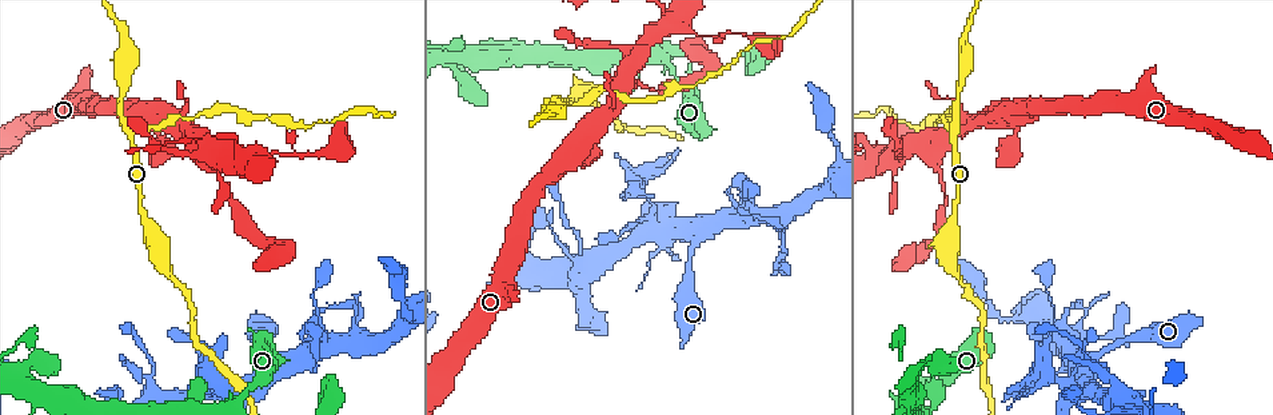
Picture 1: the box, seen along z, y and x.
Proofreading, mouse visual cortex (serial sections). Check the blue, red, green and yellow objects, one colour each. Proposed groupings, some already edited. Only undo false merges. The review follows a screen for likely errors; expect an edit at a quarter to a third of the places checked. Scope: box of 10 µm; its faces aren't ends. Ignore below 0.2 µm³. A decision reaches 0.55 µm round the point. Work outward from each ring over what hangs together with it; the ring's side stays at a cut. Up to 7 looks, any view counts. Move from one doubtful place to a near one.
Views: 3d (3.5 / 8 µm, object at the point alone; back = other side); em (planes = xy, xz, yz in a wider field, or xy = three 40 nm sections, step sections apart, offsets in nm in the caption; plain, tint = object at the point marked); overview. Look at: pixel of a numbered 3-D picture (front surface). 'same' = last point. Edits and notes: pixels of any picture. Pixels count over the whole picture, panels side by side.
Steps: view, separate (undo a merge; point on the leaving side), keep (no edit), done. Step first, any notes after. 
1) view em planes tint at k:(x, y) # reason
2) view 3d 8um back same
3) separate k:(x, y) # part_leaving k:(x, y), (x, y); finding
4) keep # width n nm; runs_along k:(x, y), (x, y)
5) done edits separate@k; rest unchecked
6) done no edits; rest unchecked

view 3d 3.5um at 1:(130, 132) # sharp bend

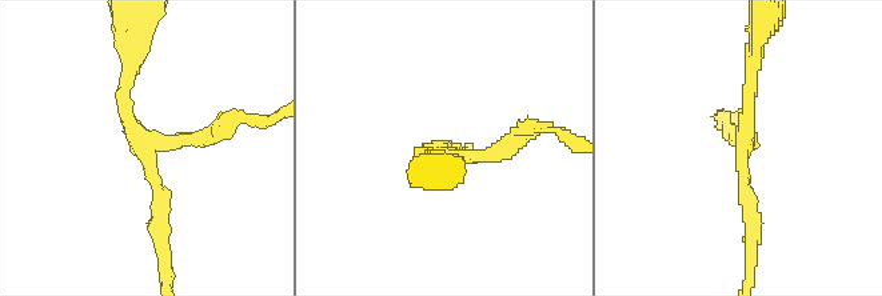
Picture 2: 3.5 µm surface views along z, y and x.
view em planes tint at 2:(747, 142) # arms 3; arm_widths 150, 200, 200 nm; need the tissue

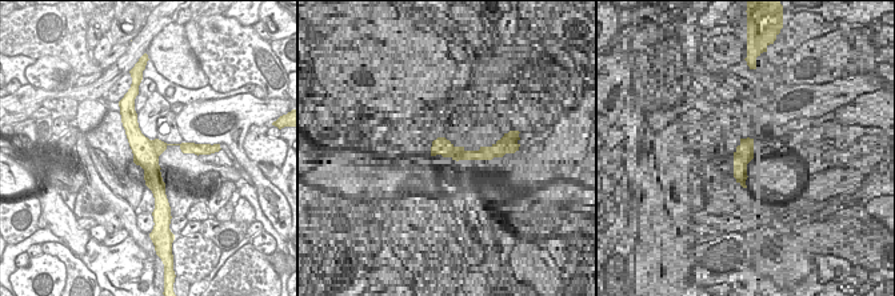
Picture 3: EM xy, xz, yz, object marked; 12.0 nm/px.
separate 2:(215, 131) # width 320 nm; part_leaving 2:(175, 140), (274, 119); two cells meet here

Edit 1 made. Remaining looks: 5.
view 3d 3.5um at 1:(454, 56) # small branch off a trunk

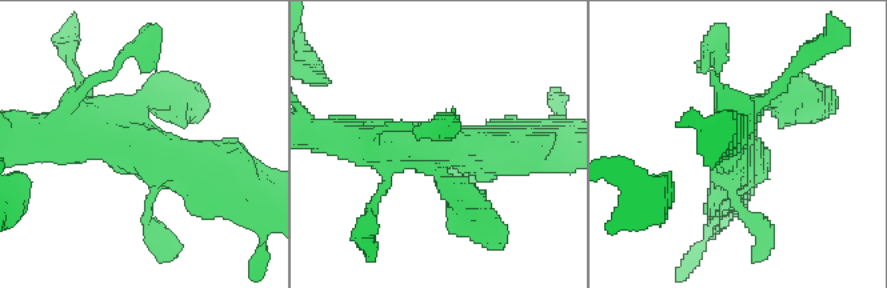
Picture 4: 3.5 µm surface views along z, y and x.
view em xy step 1 tint at 4:(439, 145) # now the EM

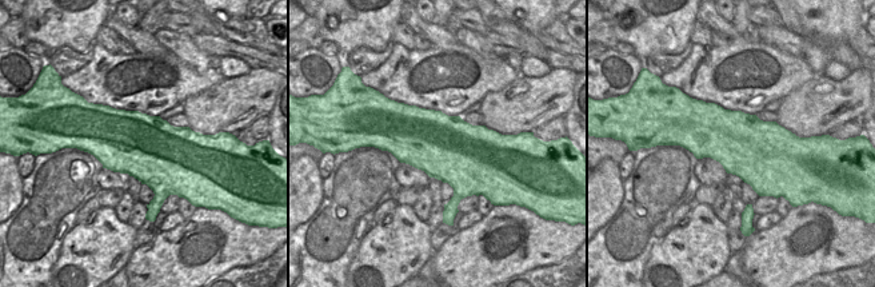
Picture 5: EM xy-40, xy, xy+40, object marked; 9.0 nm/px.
keep # runs_along 4:(732, 175), (766, 100), (796, 96); continuous, no second cell

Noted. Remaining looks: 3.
view 3d 3.5um at 1:(1057, 374) # abrupt turn

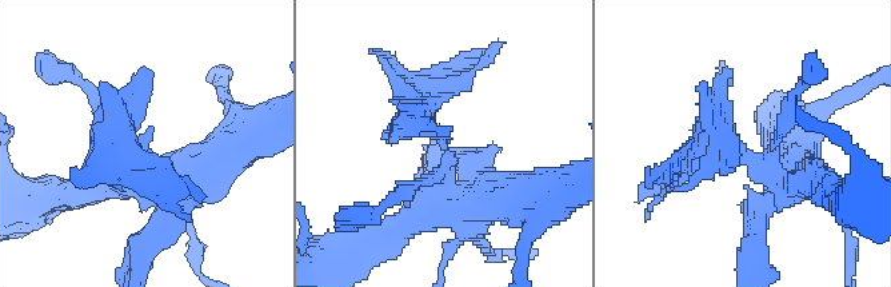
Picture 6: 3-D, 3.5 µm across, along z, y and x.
view em planes tint at 6:(145, 146)

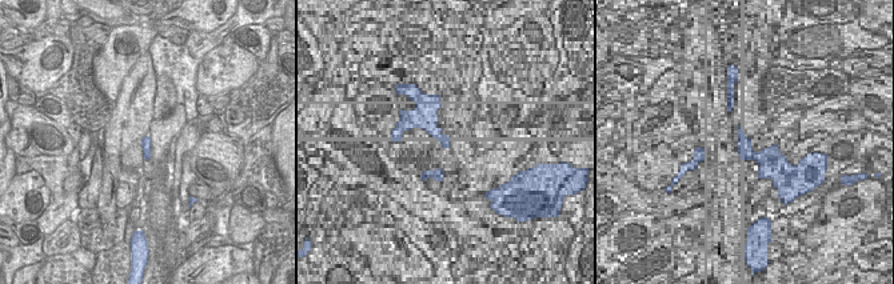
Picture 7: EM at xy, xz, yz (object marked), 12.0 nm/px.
separate 6:(430, 132) # part_leaving 6:(450, 159), (426, 111), (470, 74); two cells meet here

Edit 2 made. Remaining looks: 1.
done edits separate@2, separate@6; rest unchecked

